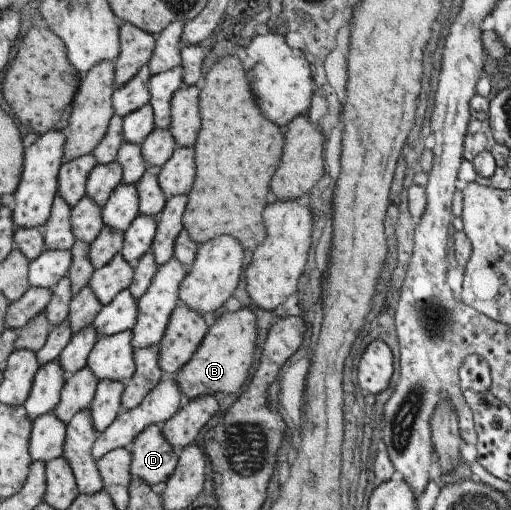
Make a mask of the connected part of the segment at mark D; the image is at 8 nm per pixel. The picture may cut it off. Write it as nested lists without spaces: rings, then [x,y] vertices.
[[[160,426],[144,428],[130,443],[128,450],[131,455],[131,477],[141,479],[149,486],[165,482],[174,471],[178,452],[160,434]]]

